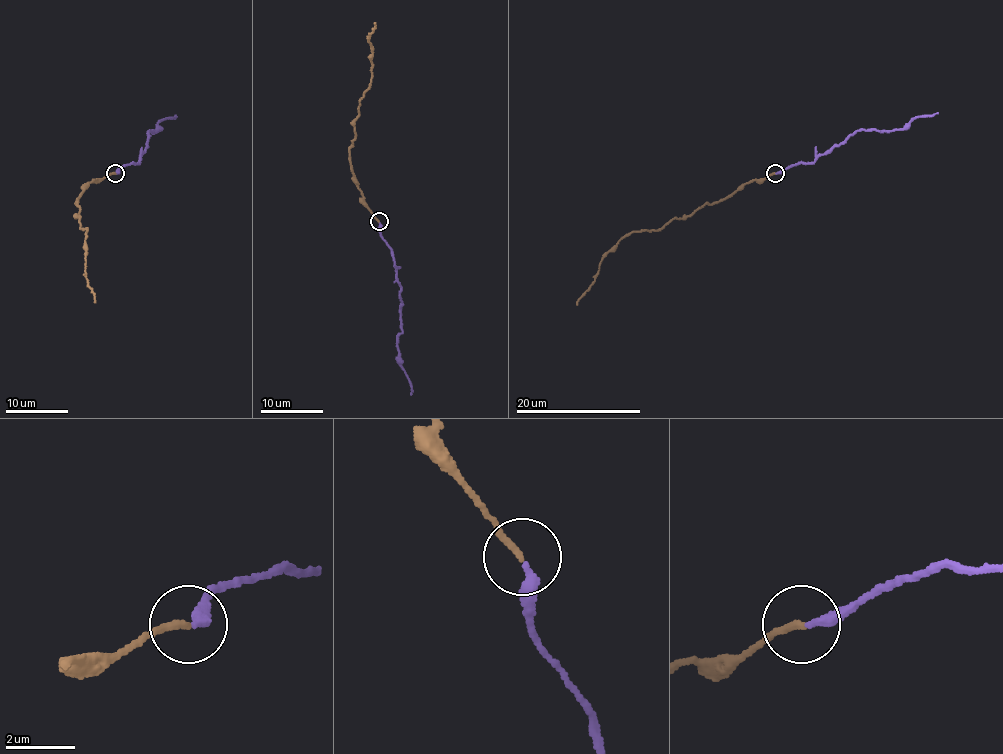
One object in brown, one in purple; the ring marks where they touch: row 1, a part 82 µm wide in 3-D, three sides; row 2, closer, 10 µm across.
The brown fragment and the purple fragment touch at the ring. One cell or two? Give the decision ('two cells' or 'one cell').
two cells

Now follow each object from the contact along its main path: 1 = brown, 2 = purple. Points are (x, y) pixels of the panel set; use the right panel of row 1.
1: (775, 173), (744, 184), (689, 216), (671, 219), (657, 230), (626, 234), (602, 259), (595, 281), (577, 304)
2: (775, 173), (800, 162), (813, 162), (857, 131), (902, 129), (917, 117), (938, 112)

